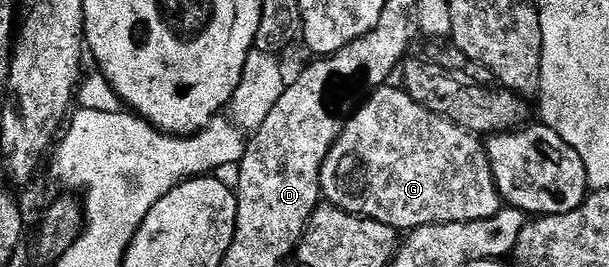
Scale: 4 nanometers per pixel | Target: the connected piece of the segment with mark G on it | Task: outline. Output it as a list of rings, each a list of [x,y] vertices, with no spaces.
[[[385,85],[375,88],[363,100],[364,104],[356,111],[356,116],[349,118],[344,124],[344,131],[338,137],[338,141],[333,145],[331,153],[326,157],[326,161],[320,170],[320,193],[321,196],[331,206],[342,209],[351,215],[360,215],[363,219],[373,219],[382,225],[390,225],[396,228],[397,232],[407,233],[414,231],[418,227],[434,225],[435,223],[469,223],[470,221],[482,221],[494,217],[502,209],[500,191],[494,181],[494,173],[491,169],[491,162],[485,151],[485,144],[471,131],[462,129],[450,121],[446,121],[441,115],[434,114],[430,109],[426,109],[420,103],[416,103],[410,98],[408,92],[399,86]]]

